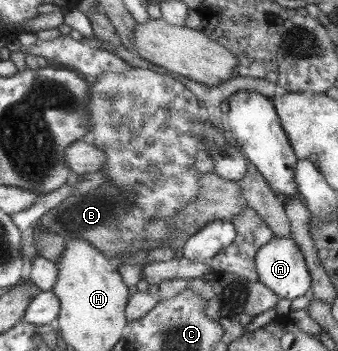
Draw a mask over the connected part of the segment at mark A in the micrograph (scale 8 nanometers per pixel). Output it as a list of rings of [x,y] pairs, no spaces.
[[[290,237],[272,238],[264,243],[254,255],[254,267],[258,281],[265,285],[280,299],[296,299],[307,293],[312,283],[309,268],[305,264],[304,255],[297,244]]]

